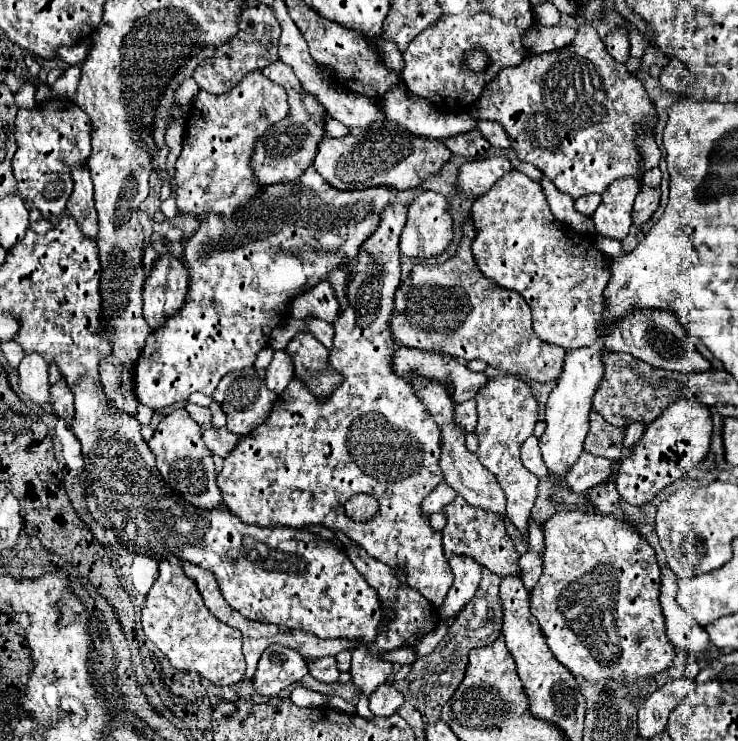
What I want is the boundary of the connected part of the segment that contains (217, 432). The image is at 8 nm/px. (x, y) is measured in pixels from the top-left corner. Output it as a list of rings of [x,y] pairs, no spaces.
[[[211,427],[211,429],[207,429],[203,433],[203,439],[205,439],[205,443],[207,443],[207,447],[209,447],[211,453],[215,453],[219,457],[227,457],[237,447],[237,443],[239,443],[241,437],[235,435],[235,433],[231,433],[227,427],[221,427],[221,429]]]

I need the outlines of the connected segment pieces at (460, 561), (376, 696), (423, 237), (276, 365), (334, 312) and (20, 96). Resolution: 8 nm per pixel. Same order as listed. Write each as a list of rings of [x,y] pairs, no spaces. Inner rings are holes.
[[[451,557],[449,565],[453,571],[453,585],[443,605],[439,607],[439,615],[443,619],[451,619],[459,615],[459,611],[475,595],[481,577],[481,565],[475,565],[475,561],[471,561],[469,557]]]
[[[389,683],[379,685],[369,697],[369,709],[377,717],[389,717],[403,705],[403,695]]]
[[[425,191],[417,195],[407,213],[407,223],[401,231],[399,237],[399,249],[405,257],[419,257],[419,259],[429,259],[437,257],[447,251],[447,247],[453,241],[453,219],[449,213],[449,199],[435,193],[435,191]]]
[[[279,351],[279,353],[273,353],[273,359],[267,367],[267,375],[265,375],[265,383],[267,383],[267,389],[273,391],[275,395],[281,395],[283,389],[289,385],[293,377],[293,365],[291,365],[291,359],[287,357],[285,351]]]
[[[327,281],[299,295],[289,311],[289,317],[295,317],[295,319],[313,317],[313,319],[323,319],[327,323],[333,323],[337,315],[339,315],[339,301],[335,297],[333,285]]]
[[[23,83],[15,93],[15,103],[19,107],[35,107],[35,93],[37,93],[37,85]]]

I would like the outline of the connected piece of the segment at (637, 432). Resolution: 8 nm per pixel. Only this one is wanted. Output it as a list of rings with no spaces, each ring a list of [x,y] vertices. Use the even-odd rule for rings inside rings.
[[[631,423],[631,425],[627,427],[625,439],[623,439],[623,447],[625,447],[627,451],[631,451],[631,449],[637,445],[637,441],[643,437],[643,431],[645,431],[645,425],[643,425],[643,423]]]

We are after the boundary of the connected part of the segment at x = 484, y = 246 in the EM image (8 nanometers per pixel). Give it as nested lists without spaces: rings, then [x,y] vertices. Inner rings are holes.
[[[519,171],[499,179],[473,203],[471,221],[477,231],[471,249],[479,271],[501,289],[523,295],[531,307],[537,337],[563,349],[591,345],[597,337],[603,289],[609,281],[609,257],[593,247],[593,237],[579,235],[557,221],[539,183]]]

